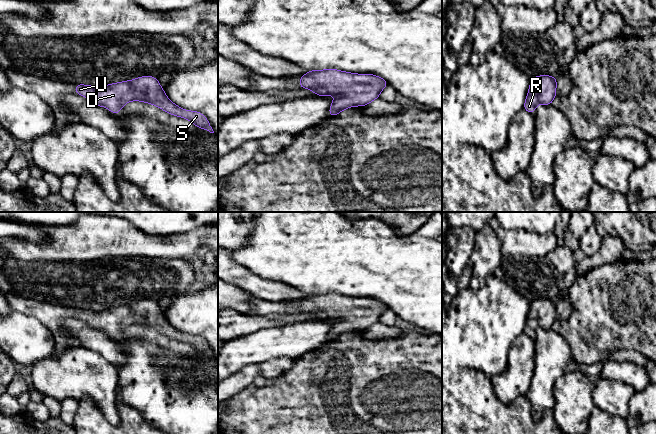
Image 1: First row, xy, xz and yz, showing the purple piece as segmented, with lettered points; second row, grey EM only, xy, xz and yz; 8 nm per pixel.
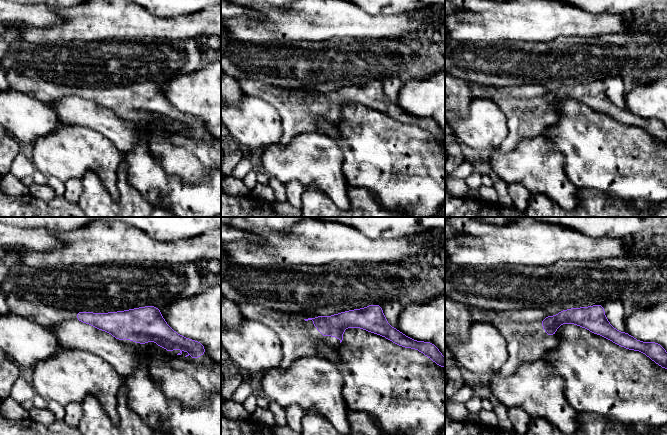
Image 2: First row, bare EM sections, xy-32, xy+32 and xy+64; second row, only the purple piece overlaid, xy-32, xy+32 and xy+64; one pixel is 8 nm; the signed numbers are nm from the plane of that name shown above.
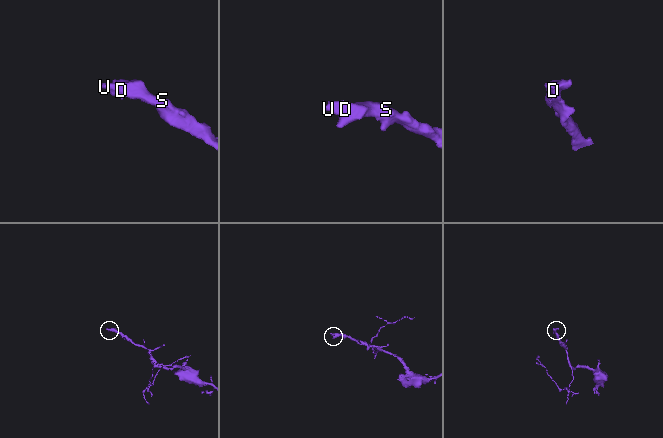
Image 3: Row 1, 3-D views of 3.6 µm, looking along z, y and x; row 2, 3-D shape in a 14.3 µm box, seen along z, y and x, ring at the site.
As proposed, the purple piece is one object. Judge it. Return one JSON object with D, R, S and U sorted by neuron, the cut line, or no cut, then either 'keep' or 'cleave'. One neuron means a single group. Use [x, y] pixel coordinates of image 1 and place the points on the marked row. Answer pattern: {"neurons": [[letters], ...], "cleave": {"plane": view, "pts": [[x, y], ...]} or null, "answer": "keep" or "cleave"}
{"neurons": [["D", "R", "S", "U"]], "cleave": null, "answer": "keep"}

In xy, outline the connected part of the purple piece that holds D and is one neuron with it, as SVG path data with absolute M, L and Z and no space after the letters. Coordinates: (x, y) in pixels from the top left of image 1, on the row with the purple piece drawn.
M143 76L100 88L75 84L75 88L76 94L88 98L93 105L103 106L111 110L115 116L125 103L138 100L156 105L174 116L186 118L195 126L214 133L203 114L197 111L187 111L172 103L155 77Z

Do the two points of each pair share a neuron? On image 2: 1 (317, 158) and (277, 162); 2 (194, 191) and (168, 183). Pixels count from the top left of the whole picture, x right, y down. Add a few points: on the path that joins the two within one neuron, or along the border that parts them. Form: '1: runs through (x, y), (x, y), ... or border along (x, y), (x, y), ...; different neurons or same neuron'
1: runs through (307, 159), (287, 162); same neuron
2: runs through (188, 191), (176, 191), (174, 189); same neuron

